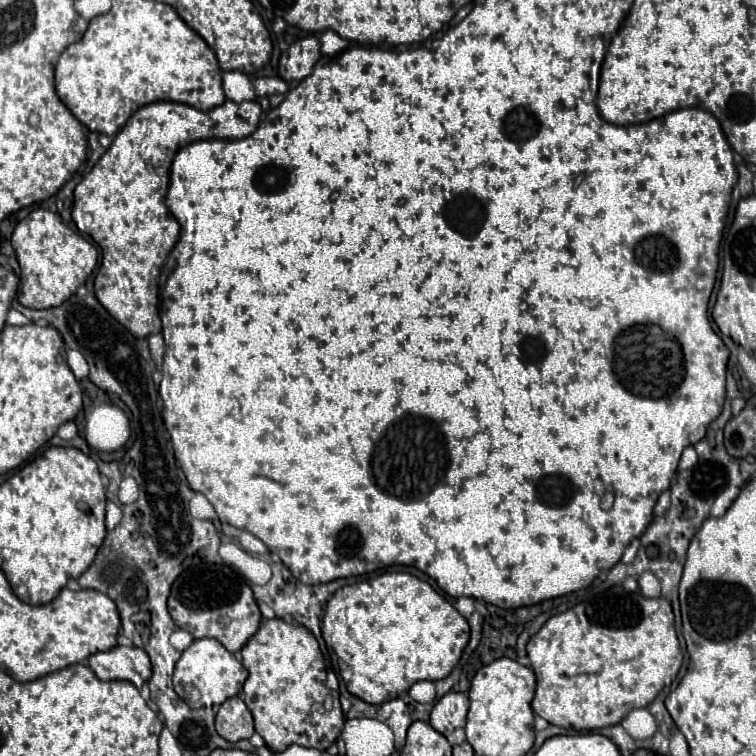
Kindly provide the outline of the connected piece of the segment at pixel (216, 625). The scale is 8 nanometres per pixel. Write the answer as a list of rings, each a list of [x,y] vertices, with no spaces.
[[[200,564],[184,570],[168,598],[172,620],[194,638],[216,638],[228,652],[238,652],[260,628],[260,608],[248,582],[226,564]]]

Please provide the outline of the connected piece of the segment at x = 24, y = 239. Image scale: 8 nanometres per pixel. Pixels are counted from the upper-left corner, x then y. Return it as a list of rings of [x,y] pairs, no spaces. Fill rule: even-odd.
[[[36,208],[32,210],[16,228],[12,234],[12,246],[16,250],[16,258],[20,262],[20,294],[18,294],[18,302],[26,308],[54,308],[60,306],[62,302],[66,302],[80,284],[86,282],[86,278],[92,274],[92,270],[96,268],[98,262],[98,250],[80,234],[72,232],[64,220],[50,210],[44,208]]]

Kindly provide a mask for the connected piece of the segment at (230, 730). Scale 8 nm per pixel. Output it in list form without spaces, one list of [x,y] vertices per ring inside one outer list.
[[[240,696],[228,698],[216,714],[216,732],[228,742],[238,742],[254,734],[254,720]]]

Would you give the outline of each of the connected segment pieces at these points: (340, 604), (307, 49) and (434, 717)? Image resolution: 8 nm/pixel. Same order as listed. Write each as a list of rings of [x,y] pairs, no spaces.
[[[384,572],[356,586],[344,586],[328,600],[322,618],[322,638],[328,652],[338,656],[340,676],[344,678],[348,692],[368,704],[382,704],[388,698],[408,692],[414,682],[436,682],[446,678],[458,664],[462,650],[470,640],[470,626],[428,582],[406,572]]]
[[[306,36],[294,42],[282,56],[278,64],[278,74],[286,82],[302,80],[312,74],[314,64],[320,58],[320,46],[316,36]]]
[[[448,692],[434,704],[430,712],[430,724],[440,734],[450,736],[456,728],[462,728],[466,724],[466,714],[468,714],[468,696],[462,692]]]

